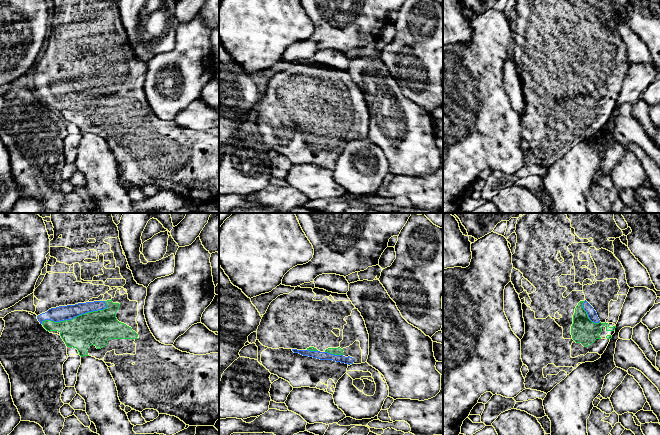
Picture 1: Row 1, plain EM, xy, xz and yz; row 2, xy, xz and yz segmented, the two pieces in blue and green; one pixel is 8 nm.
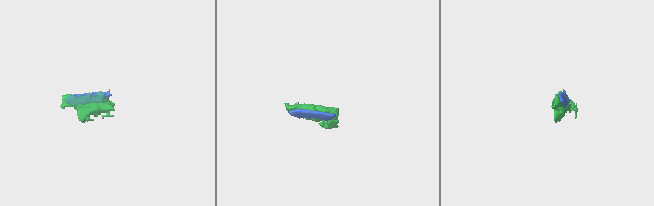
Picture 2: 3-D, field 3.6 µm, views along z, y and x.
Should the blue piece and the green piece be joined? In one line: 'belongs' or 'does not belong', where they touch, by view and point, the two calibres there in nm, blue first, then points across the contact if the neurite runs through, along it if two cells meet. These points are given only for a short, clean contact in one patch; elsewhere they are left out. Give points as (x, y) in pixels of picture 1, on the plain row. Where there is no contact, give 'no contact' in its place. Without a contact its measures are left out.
belongs; contact xy (74, 93); calibres 120 and 280 nm

